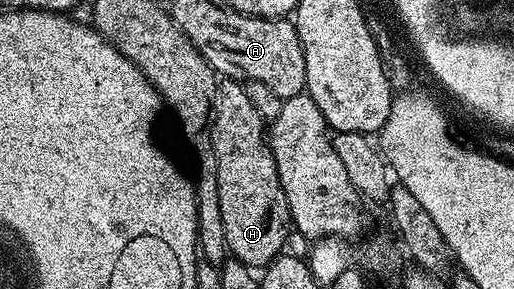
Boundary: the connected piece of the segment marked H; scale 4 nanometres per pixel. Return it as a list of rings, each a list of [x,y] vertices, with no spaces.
[[[221,77],[217,81],[211,134],[210,153],[216,161],[218,200],[222,203],[222,228],[226,228],[228,253],[246,267],[268,267],[285,249],[292,217],[266,137],[265,120],[246,96],[243,85],[234,78]]]

